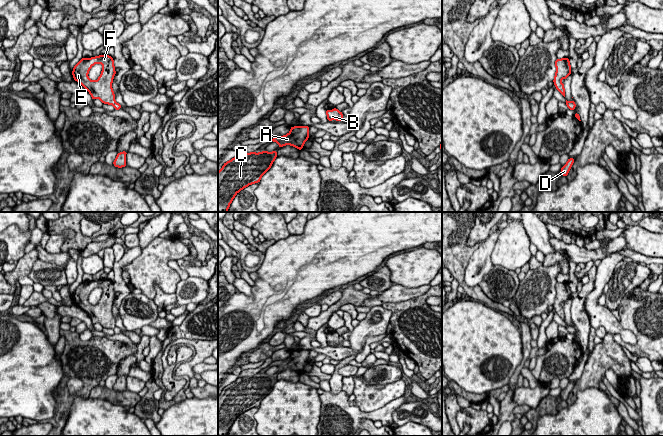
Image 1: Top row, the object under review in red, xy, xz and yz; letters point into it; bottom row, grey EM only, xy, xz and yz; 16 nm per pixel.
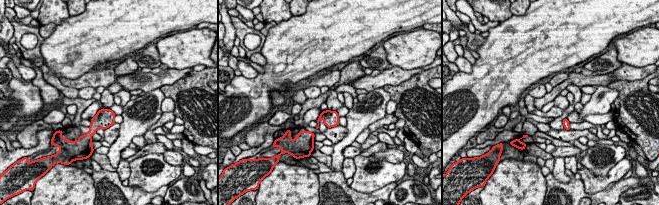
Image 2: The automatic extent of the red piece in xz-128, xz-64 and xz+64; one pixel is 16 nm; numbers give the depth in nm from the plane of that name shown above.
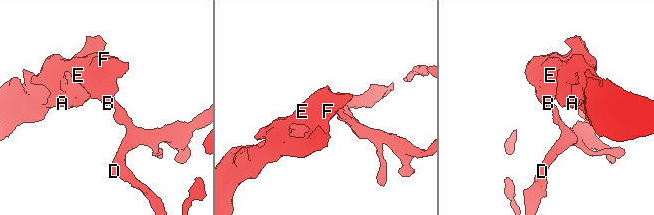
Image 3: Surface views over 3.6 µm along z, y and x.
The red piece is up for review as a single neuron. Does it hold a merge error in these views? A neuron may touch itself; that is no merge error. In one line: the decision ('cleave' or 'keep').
cleave

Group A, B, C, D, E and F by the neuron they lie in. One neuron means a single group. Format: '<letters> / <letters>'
A B C E F / D

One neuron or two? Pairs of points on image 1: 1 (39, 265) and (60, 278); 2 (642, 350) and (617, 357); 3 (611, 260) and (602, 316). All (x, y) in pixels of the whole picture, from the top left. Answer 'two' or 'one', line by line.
1: one
2: two
3: one

